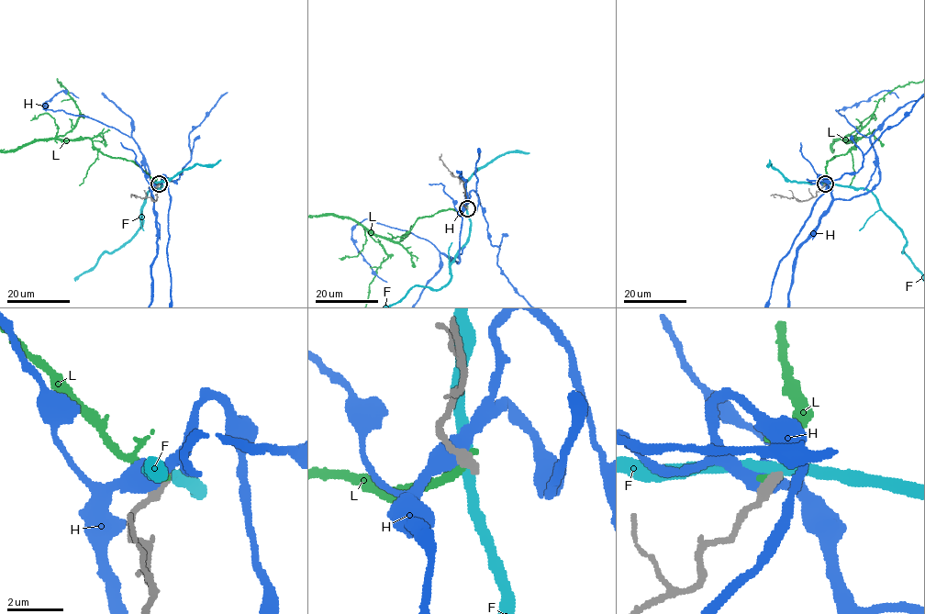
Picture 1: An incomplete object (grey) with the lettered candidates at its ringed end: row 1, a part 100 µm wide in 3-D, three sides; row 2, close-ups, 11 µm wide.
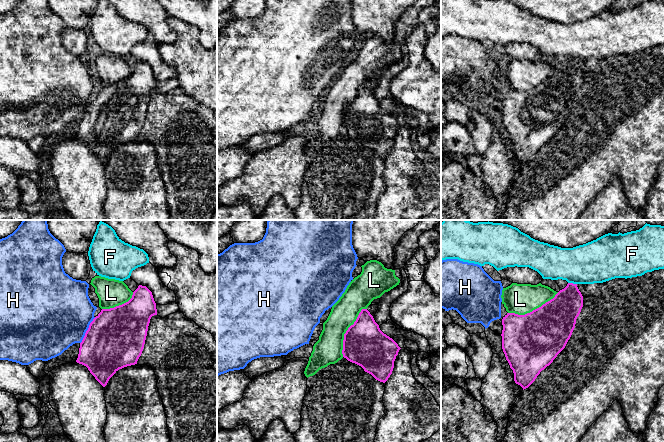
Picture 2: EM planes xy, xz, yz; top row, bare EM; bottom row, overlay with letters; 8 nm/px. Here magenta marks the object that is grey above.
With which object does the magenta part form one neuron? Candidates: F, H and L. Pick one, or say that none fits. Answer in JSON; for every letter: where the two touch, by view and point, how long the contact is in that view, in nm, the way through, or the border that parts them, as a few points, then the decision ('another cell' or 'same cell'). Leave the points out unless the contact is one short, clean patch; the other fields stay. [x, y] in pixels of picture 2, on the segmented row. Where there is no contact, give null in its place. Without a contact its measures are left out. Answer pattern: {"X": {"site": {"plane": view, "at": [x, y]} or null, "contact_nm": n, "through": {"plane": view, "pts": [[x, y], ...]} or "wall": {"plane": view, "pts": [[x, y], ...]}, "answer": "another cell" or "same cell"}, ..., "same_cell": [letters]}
{"F": {"site": {"plane": "yz", "at": [572, 283]}, "contact_nm": 70, "wall": {"plane": "yz", "pts": [[568, 282], [576, 284]]}, "answer": "another cell"}, "H": {"site": {"plane": "xy", "at": [87, 330]}, "contact_nm": 240, "answer": "another cell"}, "L": {"site": {"plane": "xz", "at": [346, 331]}, "contact_nm": 440, "answer": "another cell"}, "same_cell": []}

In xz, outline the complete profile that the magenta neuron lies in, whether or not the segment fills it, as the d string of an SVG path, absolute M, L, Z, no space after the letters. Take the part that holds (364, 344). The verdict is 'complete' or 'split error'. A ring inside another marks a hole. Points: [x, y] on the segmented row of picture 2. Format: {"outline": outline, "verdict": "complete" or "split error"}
{"outline": "M362 309L344 334L342 354L376 380L385 383L392 374L400 349L392 338L380 330L370 312Z", "verdict": "complete"}

